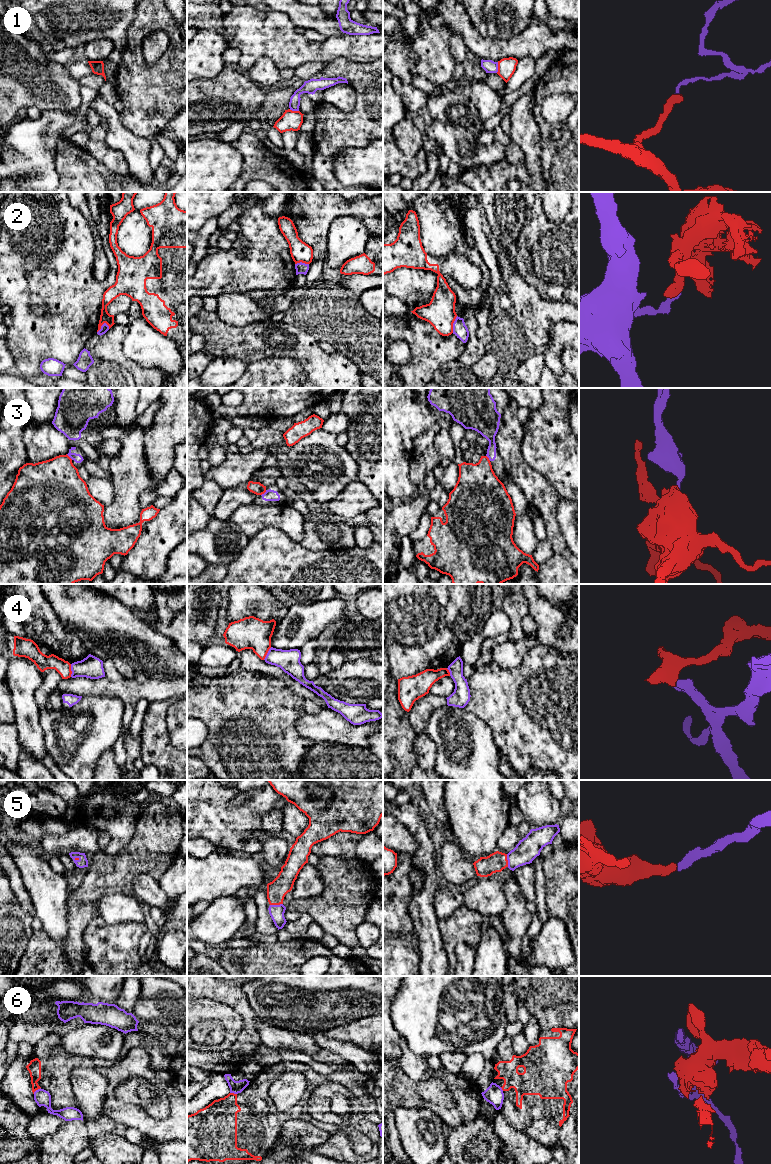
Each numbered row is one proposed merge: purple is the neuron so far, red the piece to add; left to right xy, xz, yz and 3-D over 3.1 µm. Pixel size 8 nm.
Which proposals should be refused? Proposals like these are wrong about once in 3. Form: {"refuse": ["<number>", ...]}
{"refuse": ["1", "2", "3", "4", "6"]}

